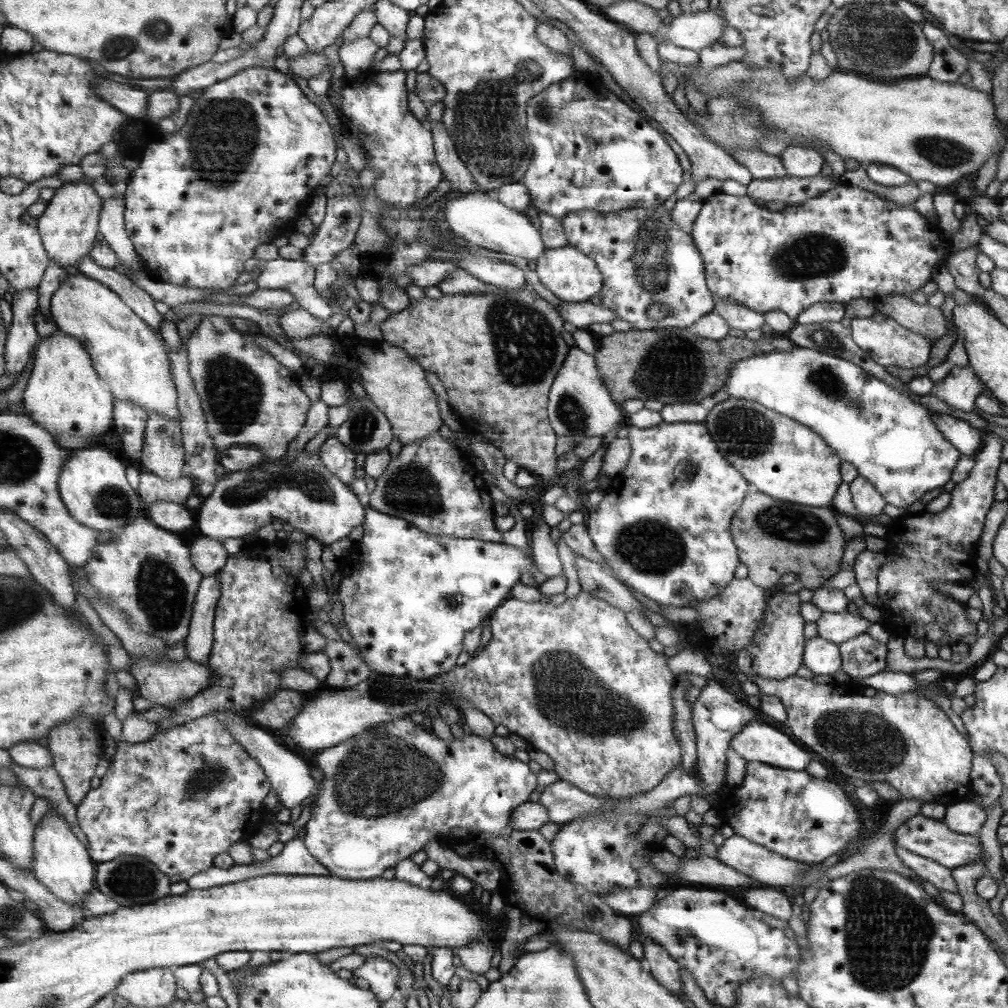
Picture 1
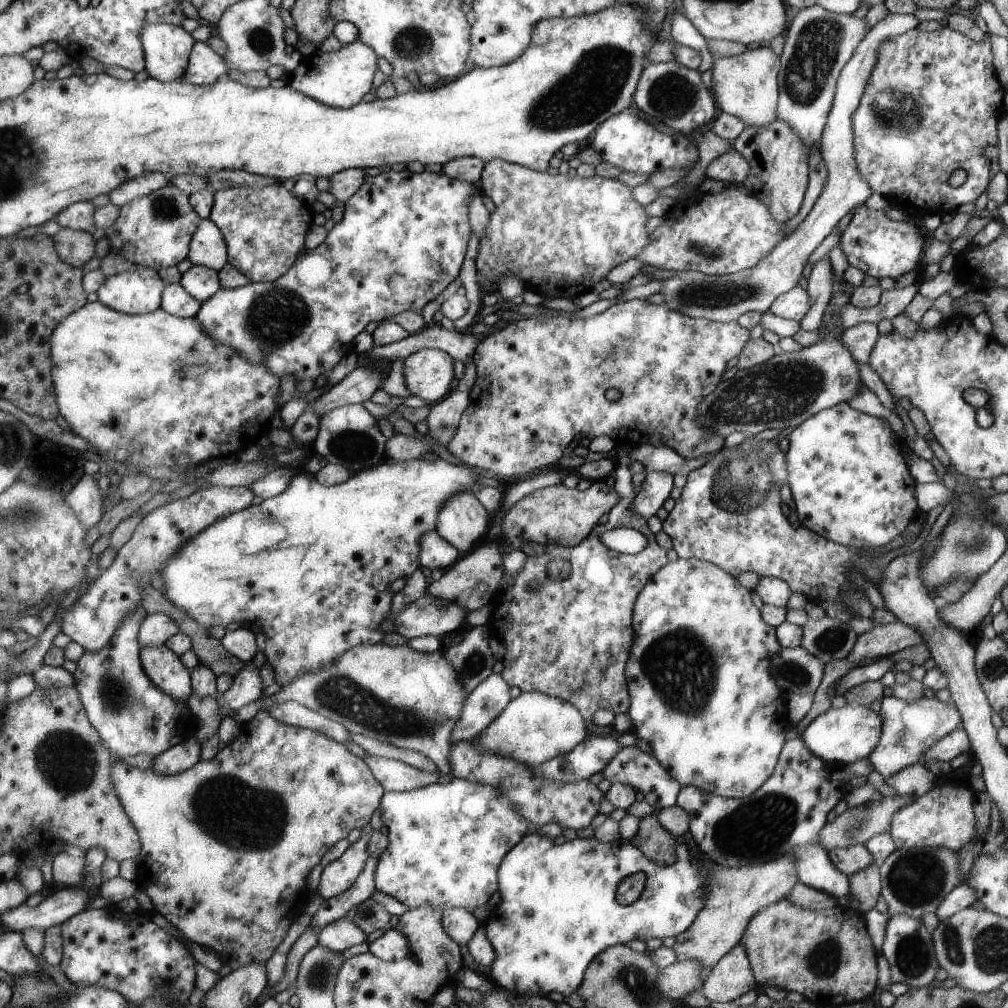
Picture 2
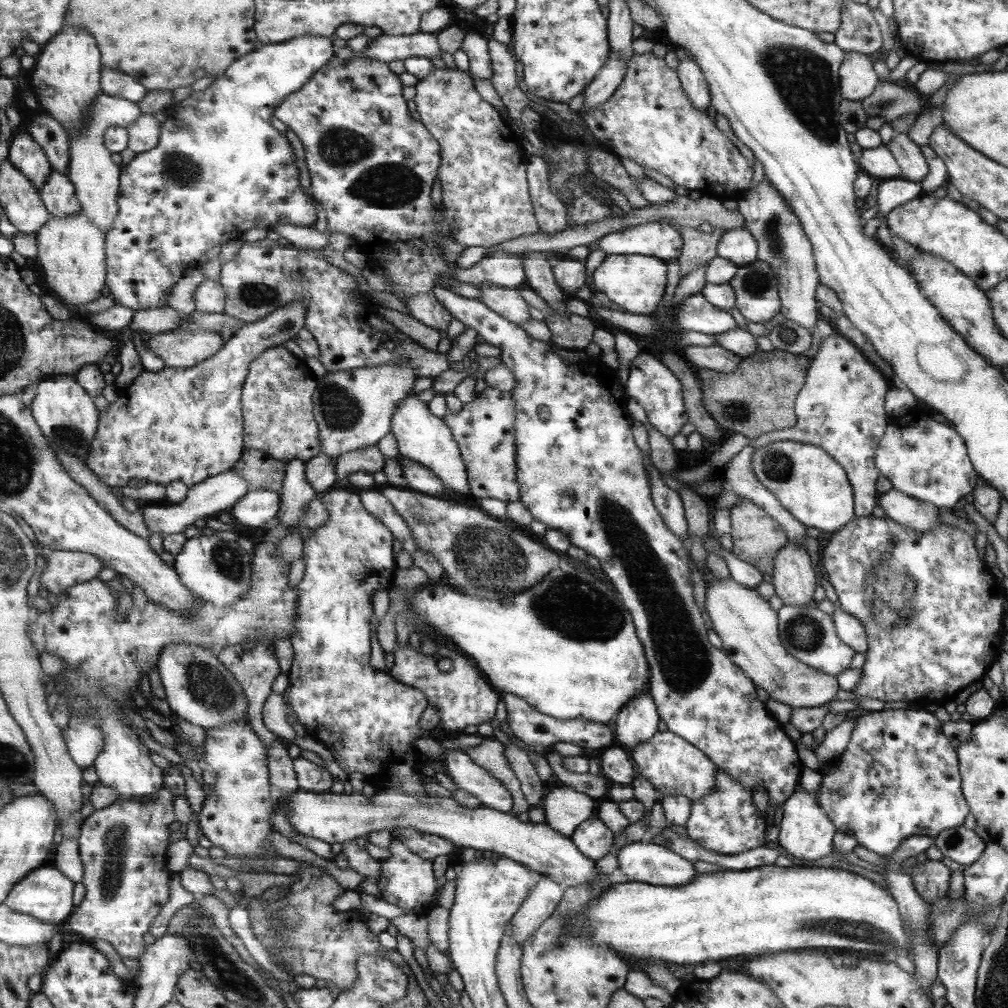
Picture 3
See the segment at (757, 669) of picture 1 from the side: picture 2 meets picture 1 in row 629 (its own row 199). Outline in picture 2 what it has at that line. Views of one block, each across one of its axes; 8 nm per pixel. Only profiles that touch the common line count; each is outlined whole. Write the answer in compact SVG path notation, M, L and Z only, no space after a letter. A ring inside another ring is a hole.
M779 119L761 128L748 126L731 141L731 146L749 164L749 172L745 180L741 180L740 187L764 202L769 214L772 214L778 223L783 224L793 218L801 206L808 183L810 148L801 142L801 138L792 126Z

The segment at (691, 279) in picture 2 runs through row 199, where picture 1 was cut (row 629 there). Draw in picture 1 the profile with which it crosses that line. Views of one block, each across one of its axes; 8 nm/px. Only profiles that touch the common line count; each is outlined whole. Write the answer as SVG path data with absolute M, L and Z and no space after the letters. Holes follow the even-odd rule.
M847 611L822 613L814 623L816 636L832 641L833 644L843 644L859 634L865 634L868 627L866 619Z

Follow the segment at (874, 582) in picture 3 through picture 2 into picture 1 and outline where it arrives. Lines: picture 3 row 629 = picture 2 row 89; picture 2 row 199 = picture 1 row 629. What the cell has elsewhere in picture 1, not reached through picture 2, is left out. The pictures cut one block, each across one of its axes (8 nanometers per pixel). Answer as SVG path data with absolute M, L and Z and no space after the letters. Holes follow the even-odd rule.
M983 430L981 448L977 455L973 457L974 464L965 480L955 483L950 492L950 502L947 508L936 513L905 514L897 519L893 519L887 525L886 535L883 540L886 546L882 552L891 554L889 561L883 562L877 571L877 591L876 598L878 604L874 606L881 613L879 624L891 633L892 637L899 635L913 638L921 644L931 642L933 646L950 646L959 643L965 636L975 634L975 624L967 619L969 608L966 604L961 604L954 600L947 592L941 592L935 587L933 582L947 582L955 585L967 585L971 578L975 576L976 546L980 535L984 531L984 519L988 514L987 510L994 502L994 486L998 467L1000 466L1001 451L1003 445L1000 437L995 432ZM895 589L895 596L888 597L888 590Z

